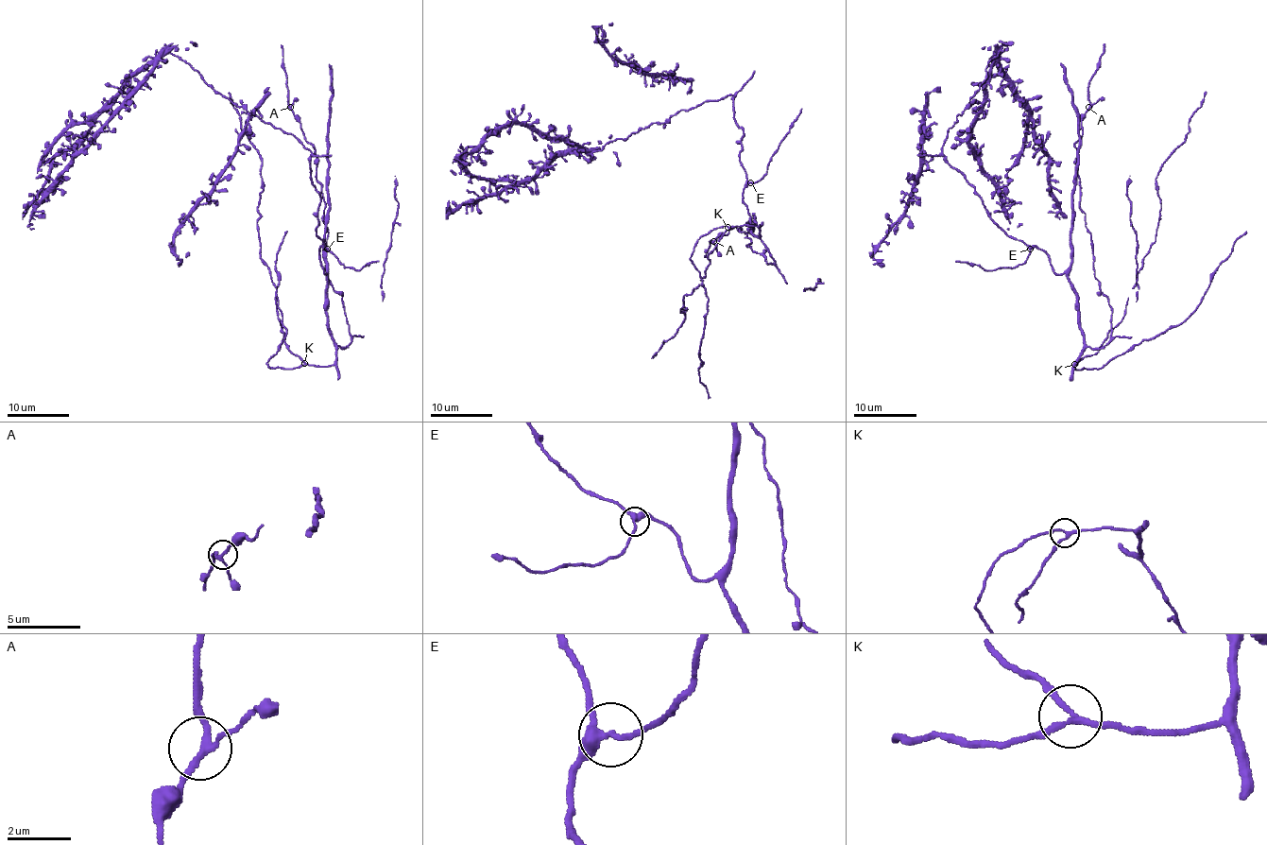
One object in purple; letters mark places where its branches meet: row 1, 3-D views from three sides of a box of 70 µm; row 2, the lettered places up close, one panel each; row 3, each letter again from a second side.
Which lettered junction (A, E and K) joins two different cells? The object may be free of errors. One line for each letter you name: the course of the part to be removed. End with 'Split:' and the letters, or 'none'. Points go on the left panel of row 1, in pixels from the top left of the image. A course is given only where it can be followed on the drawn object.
Split: none

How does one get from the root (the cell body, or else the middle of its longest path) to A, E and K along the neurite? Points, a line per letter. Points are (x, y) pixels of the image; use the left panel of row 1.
A: (318, 236), (328, 329), (345, 348), (350, 334), (323, 254), (328, 228), (316, 155), (290, 107)
E: (318, 236), (328, 249)
K: (318, 236), (323, 241), (319, 264), (326, 273), (326, 317), (335, 348), (335, 362), (326, 367), (304, 363)

